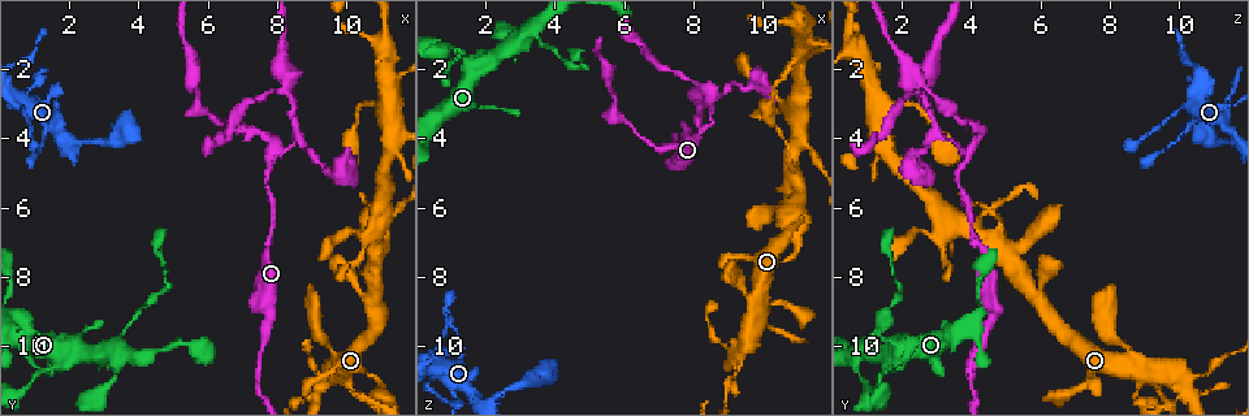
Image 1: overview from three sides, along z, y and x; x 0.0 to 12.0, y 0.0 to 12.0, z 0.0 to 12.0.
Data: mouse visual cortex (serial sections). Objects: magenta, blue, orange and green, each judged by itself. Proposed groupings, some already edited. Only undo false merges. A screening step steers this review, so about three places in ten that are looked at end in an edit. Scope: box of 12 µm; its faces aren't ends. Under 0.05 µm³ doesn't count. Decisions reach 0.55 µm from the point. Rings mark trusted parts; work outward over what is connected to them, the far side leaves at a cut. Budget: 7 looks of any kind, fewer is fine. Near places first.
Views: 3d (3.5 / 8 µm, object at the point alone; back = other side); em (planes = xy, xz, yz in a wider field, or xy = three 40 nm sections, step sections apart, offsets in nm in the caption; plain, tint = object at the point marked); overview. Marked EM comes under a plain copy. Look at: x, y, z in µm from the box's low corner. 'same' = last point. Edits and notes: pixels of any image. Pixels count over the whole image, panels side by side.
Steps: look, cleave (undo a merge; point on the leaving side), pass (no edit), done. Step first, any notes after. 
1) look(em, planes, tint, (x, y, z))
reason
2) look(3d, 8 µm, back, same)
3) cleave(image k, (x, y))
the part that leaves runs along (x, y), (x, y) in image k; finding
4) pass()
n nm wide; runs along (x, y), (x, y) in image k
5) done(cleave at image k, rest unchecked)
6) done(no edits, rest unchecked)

look(em, xy, step 5, tint, (7.8, 4.4, 4.0))

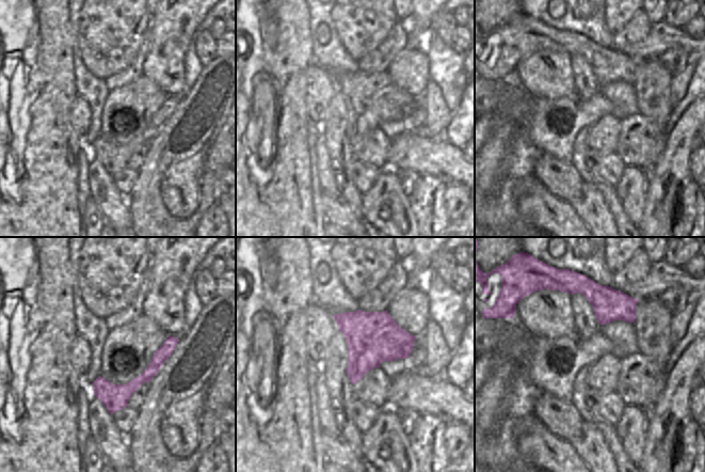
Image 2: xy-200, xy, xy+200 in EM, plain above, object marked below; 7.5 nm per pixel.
look(3d, 3.5 µm, same)
wider look

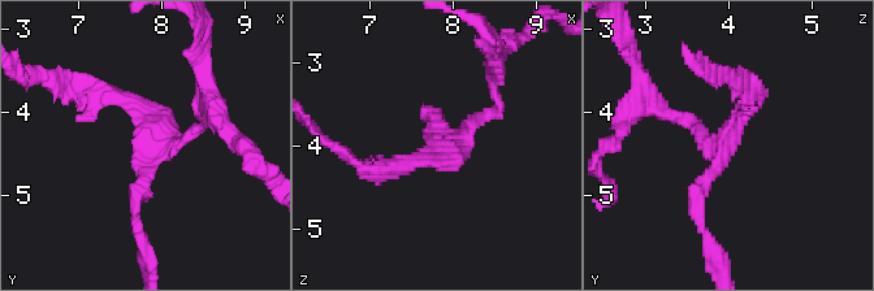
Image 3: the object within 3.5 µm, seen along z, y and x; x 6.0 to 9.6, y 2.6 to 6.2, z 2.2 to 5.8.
cleave(image 3, (687, 117))
two cells meet here

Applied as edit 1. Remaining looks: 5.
look(3d, 3.5 µm, back, (1.7, 10.5, 1.9))
a narrow waist

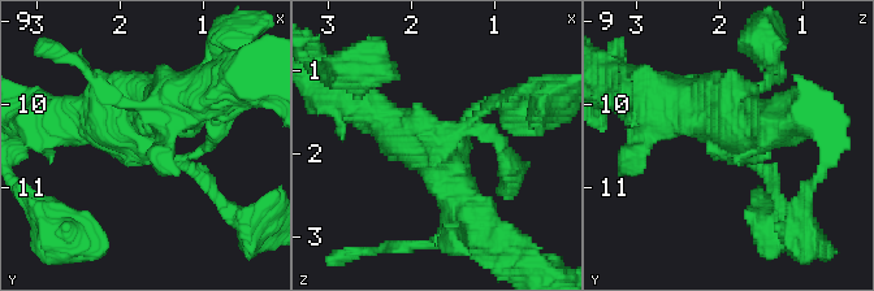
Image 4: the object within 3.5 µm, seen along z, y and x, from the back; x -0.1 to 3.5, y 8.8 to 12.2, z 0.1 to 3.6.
look(em, xy, step 1, tint, (1.65, 10.40, 2.00))
shape alone is not enough

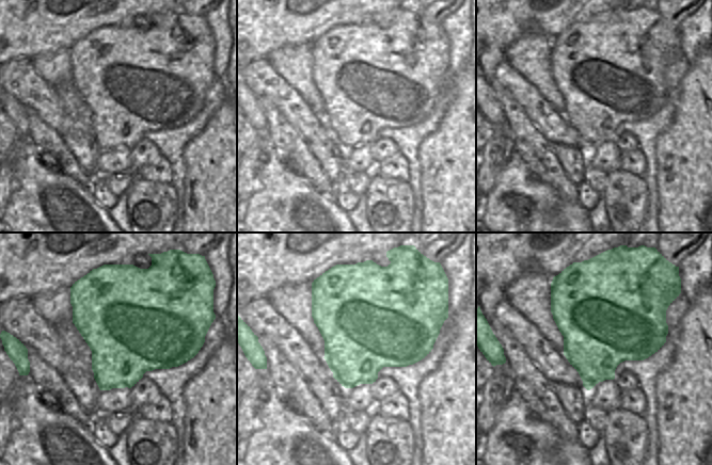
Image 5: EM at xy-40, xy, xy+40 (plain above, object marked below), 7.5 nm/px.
look(em, xy, step 5, tint, same)

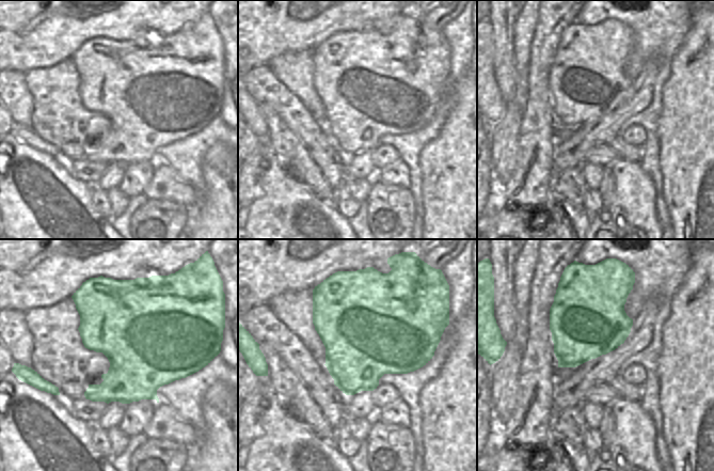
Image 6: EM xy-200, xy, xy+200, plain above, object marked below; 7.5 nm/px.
pass()
700 nm wide; runs along (468, 221), (444, 161), (364, 105) in image 4; all the same cell

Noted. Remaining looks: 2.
look(3d, 3.5 µm, (3.4, 10.0, 1.0))

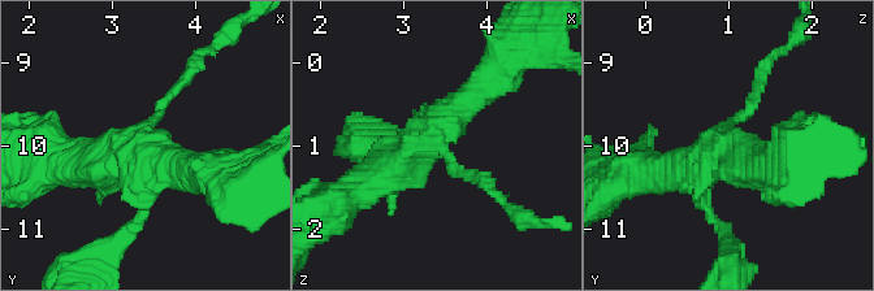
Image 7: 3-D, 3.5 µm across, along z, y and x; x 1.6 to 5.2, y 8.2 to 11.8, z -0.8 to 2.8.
look(em, xy, step 5, tint, (3.35, 10.00, 0.90))
4 arms; arms of 150, 200, 400, 500 nm

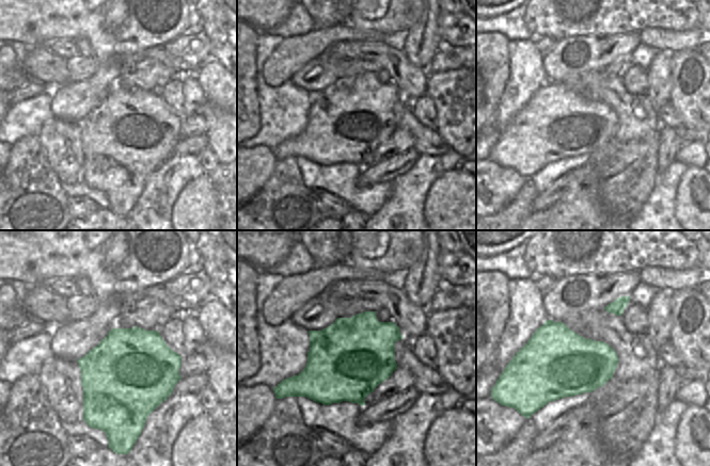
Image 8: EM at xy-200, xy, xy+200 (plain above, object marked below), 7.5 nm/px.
cleave(image 7, (182, 82))
600 nm wide; the part that leaves runs along (160, 113), (199, 57), (228, 34) in image 7; a second cell is stuck on

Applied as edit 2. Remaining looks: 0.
done(cleave at image 3, cleave at image 7, rest unchecked)

